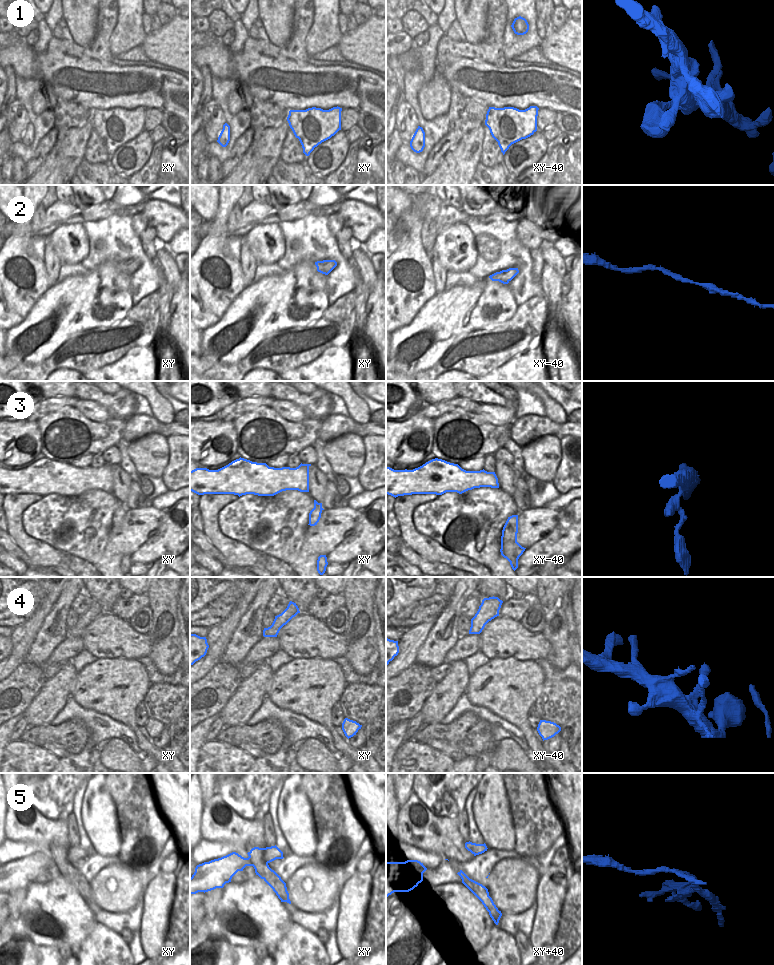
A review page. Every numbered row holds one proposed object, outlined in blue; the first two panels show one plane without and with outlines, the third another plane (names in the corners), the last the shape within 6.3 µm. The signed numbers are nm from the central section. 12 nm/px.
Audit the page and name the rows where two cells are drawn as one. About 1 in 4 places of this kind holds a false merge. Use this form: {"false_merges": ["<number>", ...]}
{"false_merges": ["5"]}

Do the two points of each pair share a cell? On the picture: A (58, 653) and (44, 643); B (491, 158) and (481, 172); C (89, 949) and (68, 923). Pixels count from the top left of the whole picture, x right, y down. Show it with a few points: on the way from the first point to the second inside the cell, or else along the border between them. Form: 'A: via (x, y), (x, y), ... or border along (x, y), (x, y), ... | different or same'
A: border along (67, 636), (40, 665) | different
B: border along (480, 161), (485, 166), (502, 164) | different
C: border along (96, 923), (90, 934), (79, 945) | different

